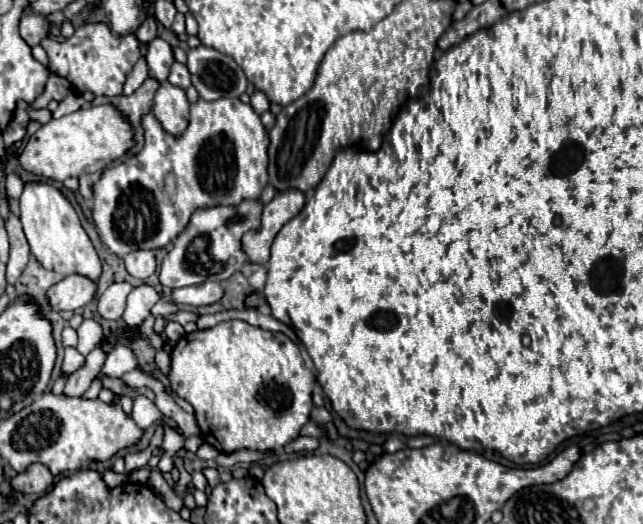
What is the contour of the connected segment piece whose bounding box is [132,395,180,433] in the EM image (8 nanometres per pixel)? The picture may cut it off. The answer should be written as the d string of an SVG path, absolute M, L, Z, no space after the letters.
M143 395L137 396L133 401L132 419L141 429L147 429L156 423L157 419L163 419L165 426L174 427L180 433L176 422L162 415L156 405Z

